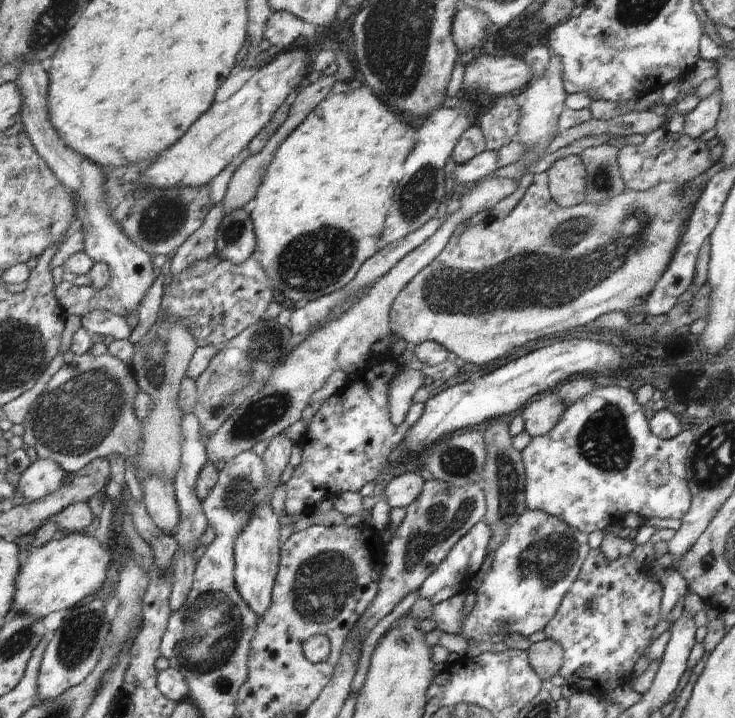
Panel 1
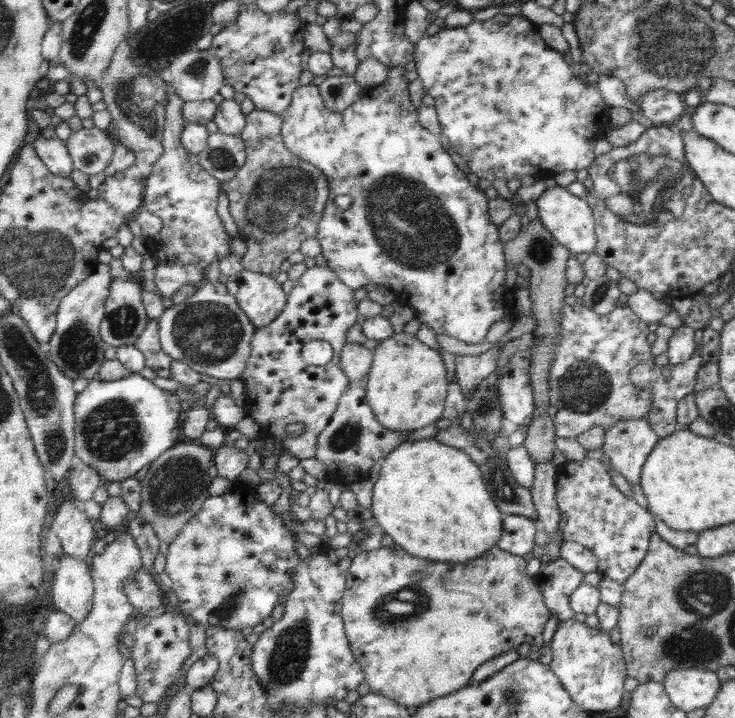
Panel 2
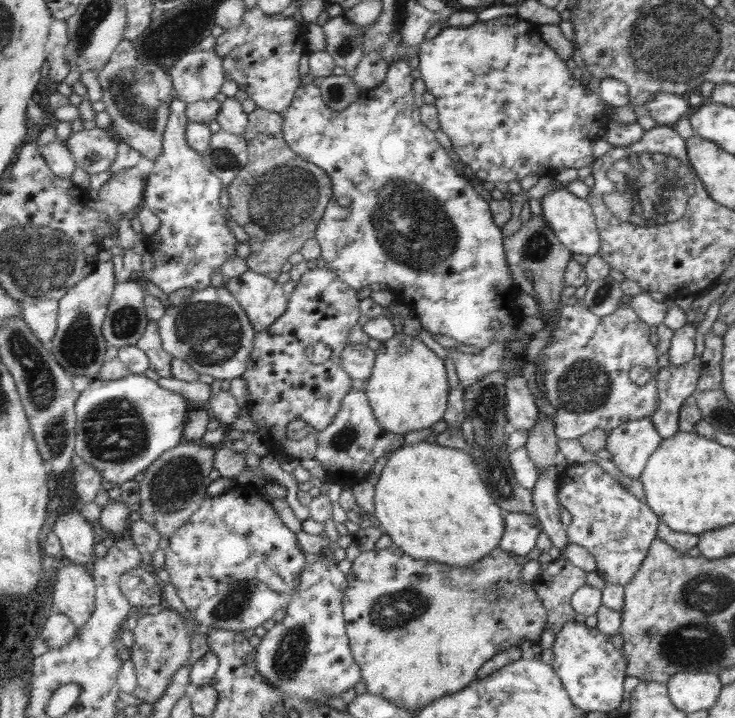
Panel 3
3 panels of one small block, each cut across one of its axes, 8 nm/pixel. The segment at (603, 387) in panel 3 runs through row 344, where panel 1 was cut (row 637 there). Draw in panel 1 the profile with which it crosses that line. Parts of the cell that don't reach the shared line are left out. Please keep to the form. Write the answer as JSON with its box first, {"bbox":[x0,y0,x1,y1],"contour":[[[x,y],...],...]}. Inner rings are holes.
{"bbox":[543,548,663,698],"contour":[[[591,548],[587,560],[581,566],[581,572],[569,586],[557,612],[543,630],[547,640],[553,640],[563,648],[563,662],[557,674],[565,680],[565,684],[575,688],[577,692],[591,692],[595,698],[601,698],[605,692],[611,692],[617,686],[629,682],[633,678],[635,662],[649,648],[653,628],[661,620],[661,598],[663,598],[661,584],[657,582],[657,578],[651,580],[645,574],[645,570],[637,566],[635,558],[621,556],[609,562],[603,558],[599,548]]]}

